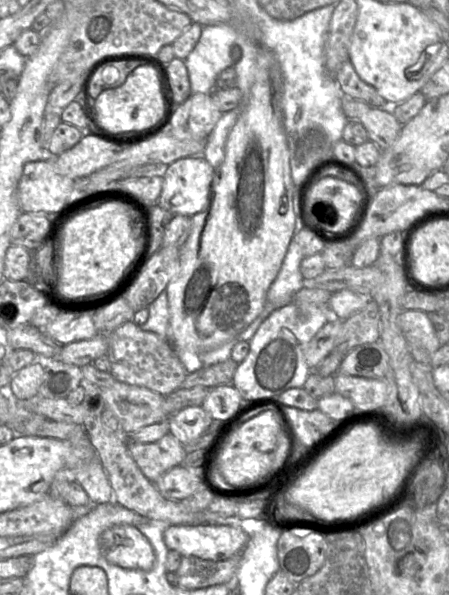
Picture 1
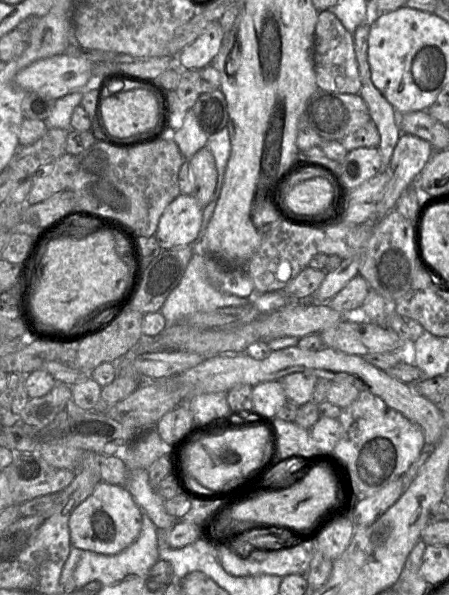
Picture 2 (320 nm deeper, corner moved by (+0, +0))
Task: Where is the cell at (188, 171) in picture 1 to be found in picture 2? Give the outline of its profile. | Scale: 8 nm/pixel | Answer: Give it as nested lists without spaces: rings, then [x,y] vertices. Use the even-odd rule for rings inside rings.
[[[180,194],[160,217],[155,238],[162,250],[194,245],[199,240],[203,207],[193,195]]]

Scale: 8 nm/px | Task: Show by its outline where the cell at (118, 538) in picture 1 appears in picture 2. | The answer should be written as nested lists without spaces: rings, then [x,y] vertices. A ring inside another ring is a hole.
[[[99,482],[93,492],[71,513],[68,527],[71,547],[102,555],[115,555],[139,536],[142,510],[124,486]]]

